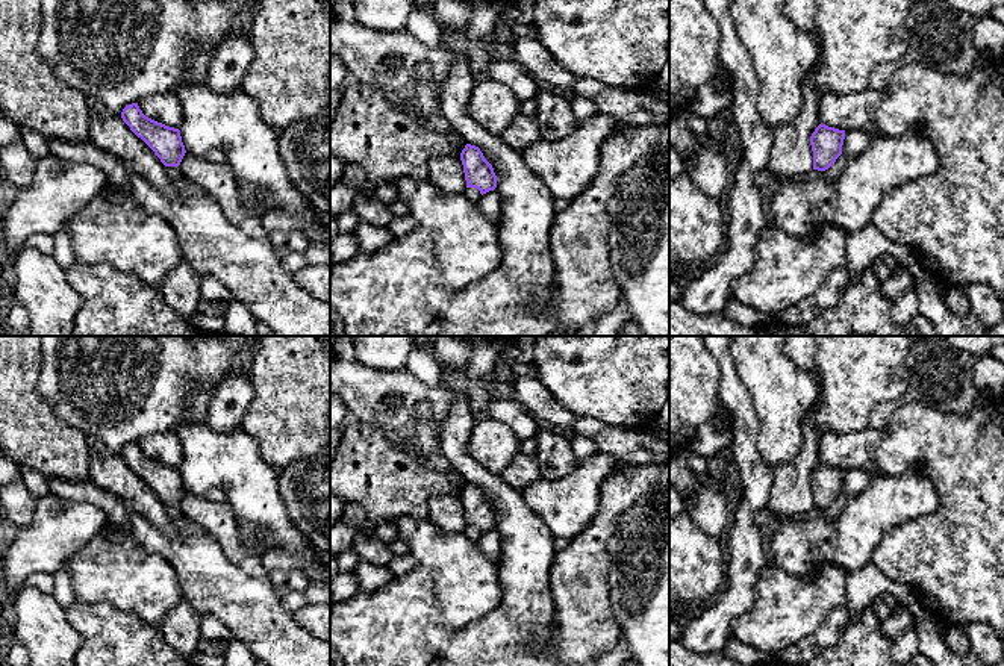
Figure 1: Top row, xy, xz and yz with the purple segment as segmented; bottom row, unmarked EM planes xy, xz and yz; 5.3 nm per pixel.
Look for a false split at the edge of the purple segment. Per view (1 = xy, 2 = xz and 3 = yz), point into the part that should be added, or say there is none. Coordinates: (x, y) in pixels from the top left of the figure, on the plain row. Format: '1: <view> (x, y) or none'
1: none
2: none
3: none

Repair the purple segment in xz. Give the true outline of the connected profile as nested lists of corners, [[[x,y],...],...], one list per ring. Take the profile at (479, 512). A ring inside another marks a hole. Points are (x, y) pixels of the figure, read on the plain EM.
[[[466,483],[460,492],[466,527],[475,527],[486,533],[497,527],[497,515],[479,486]]]

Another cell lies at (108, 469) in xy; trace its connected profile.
[[[88,436],[88,445],[92,454],[89,481],[120,496],[165,536],[176,536],[177,530],[167,515],[167,506],[154,490],[130,469],[121,454],[112,453],[100,439],[91,436]]]

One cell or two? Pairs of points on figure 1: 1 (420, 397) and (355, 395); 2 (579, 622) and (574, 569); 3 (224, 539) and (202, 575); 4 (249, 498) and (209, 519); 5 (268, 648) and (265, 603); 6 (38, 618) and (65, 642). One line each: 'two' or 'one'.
1: one
2: one
3: two
4: two
5: one
6: one

